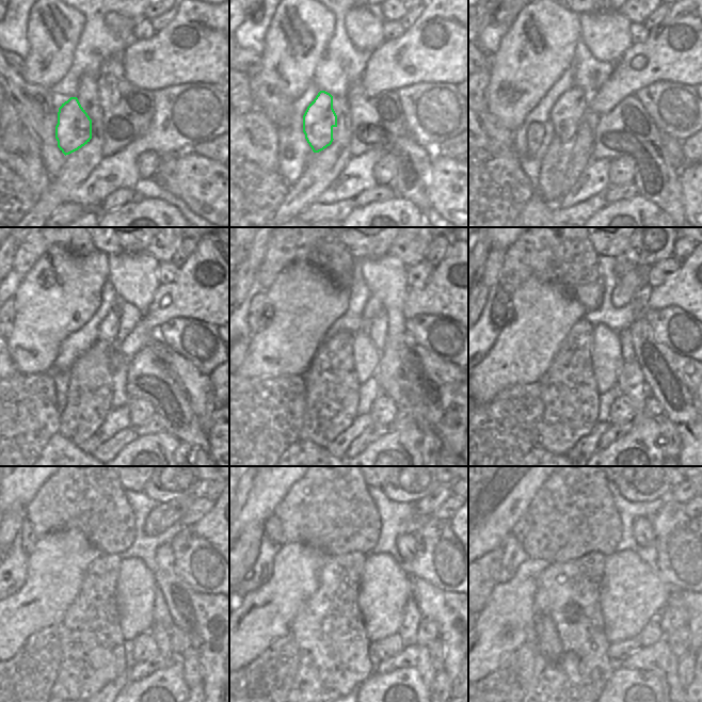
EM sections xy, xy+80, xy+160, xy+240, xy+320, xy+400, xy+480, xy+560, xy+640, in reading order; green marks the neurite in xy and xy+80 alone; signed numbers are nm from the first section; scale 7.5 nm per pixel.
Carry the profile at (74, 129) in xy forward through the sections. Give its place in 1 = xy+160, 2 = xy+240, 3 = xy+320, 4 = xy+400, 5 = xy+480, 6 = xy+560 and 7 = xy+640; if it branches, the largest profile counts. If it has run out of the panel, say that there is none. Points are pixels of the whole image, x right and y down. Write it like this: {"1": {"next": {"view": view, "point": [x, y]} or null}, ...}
{"1": {"next": {"view": "xy+160", "point": [570, 109]}}, "2": {"next": {"view": "xy+240", "point": [108, 330]}}, "3": {"next": {"view": "xy+320", "point": [372, 307]}}, "4": {"next": {"view": "xy+400", "point": [626, 286]}}, "5": {"next": {"view": "xy+480", "point": [165, 514]}}, "6": {"next": {"view": "xy+560", "point": [428, 505]}}, "7": {"next": {"view": "xy+640", "point": [683, 493]}}}

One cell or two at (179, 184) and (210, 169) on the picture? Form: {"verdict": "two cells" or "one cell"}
{"verdict": "one cell"}

